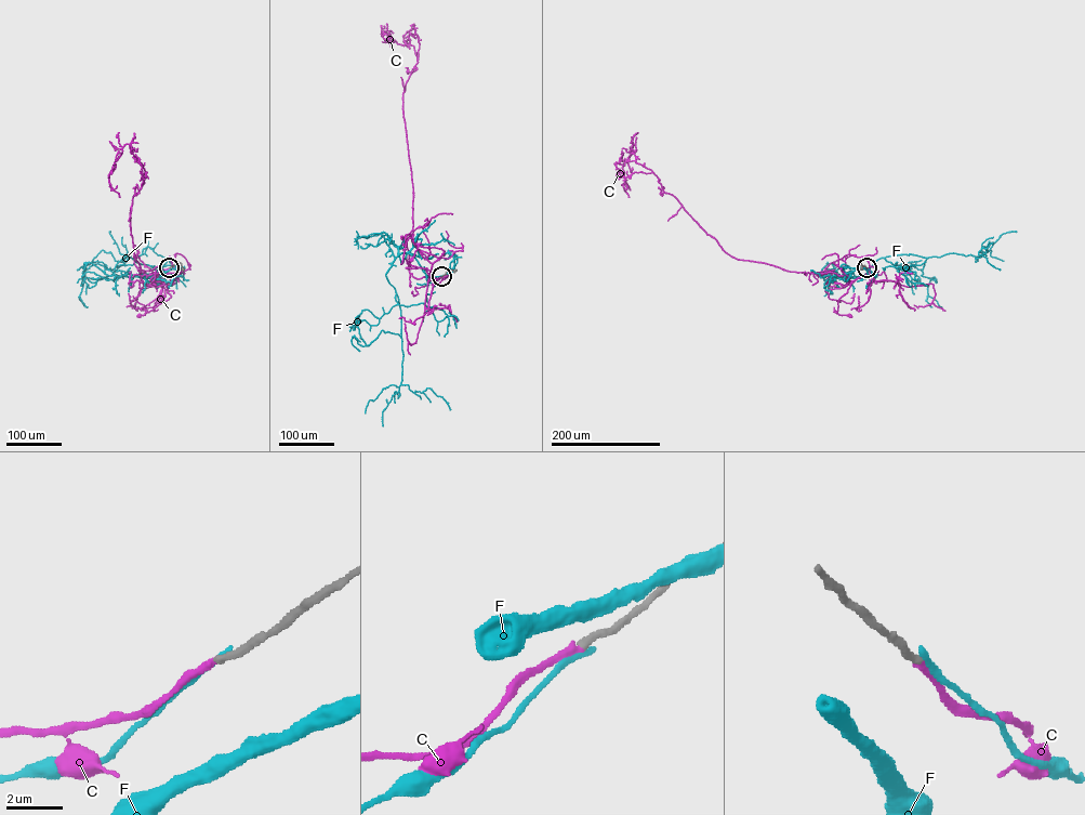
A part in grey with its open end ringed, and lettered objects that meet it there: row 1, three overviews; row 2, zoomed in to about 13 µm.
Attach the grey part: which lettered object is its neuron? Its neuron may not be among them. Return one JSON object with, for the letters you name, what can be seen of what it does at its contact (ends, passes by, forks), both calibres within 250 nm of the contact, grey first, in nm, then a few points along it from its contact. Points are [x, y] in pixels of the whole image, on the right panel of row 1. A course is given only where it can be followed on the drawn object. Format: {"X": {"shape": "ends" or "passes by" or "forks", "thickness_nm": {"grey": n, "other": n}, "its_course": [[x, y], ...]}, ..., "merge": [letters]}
{"C": {"shape": "ends", "thickness_nm": {"grey": 280, "other": 280}, "its_course": [[868, 267], [869, 274], [854, 280], [838, 299], [836, 313], [849, 316]]}, "merge": ["C"]}

